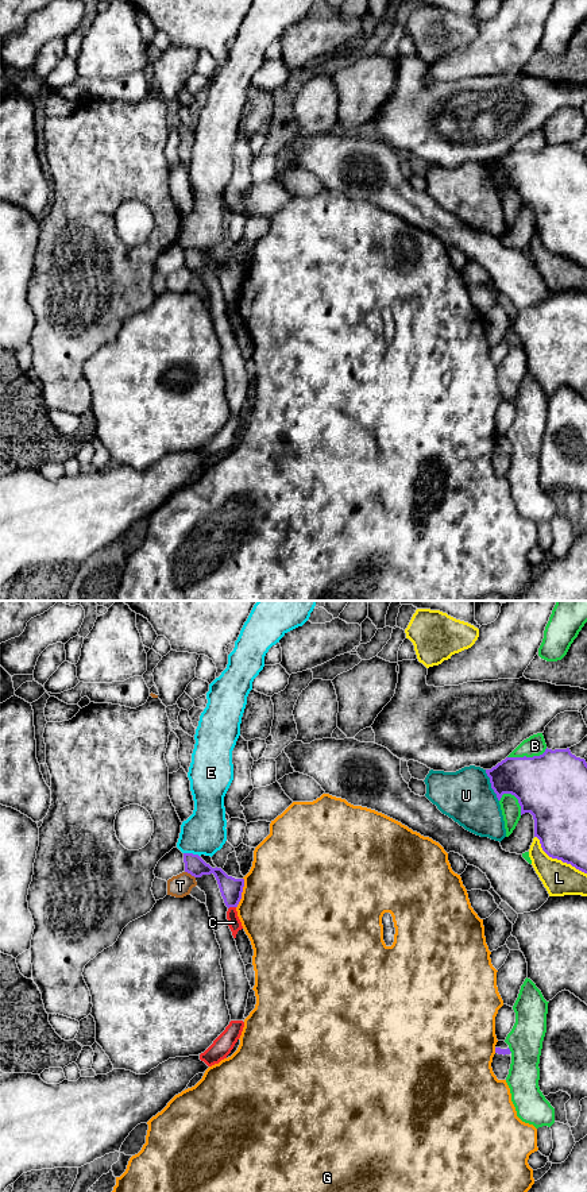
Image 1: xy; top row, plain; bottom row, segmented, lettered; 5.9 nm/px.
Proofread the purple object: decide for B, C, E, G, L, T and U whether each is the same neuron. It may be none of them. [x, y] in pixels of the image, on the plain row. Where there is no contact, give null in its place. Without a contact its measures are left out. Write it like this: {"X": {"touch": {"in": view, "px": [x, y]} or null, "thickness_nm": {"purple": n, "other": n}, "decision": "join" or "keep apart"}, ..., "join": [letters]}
{"B": {"touch": {"in": "xy", "px": [525, 151]}, "thickness_nm": {"purple": 400, "other": 120}, "decision": "keep apart"}, "C": {"touch": {"in": "xy", "px": [231, 301]}, "thickness_nm": {"purple": 140, "other": 80}, "decision": "keep apart"}, "E": {"touch": {"in": "xy", "px": [192, 249]}, "thickness_nm": {"purple": 120, "other": 260}, "decision": "keep apart"}, "G": {"touch": {"in": "xy", "px": [242, 286]}, "thickness_nm": {"purple": 140, "other": 500}, "decision": "keep apart"}, "L": {"touch": {"in": "xy", "px": [557, 254]}, "thickness_nm": {"purple": 320, "other": 200}, "decision": "keep apart"}, "T": {"touch": {"in": "xy", "px": [190, 269]}, "thickness_nm": {"purple": 130, "other": 140}, "decision": "keep apart"}, "U": {"touch": {"in": "xy", "px": [491, 181]}, "thickness_nm": {"purple": 280, "other": 320}, "decision": "keep apart"}, "join": []}

